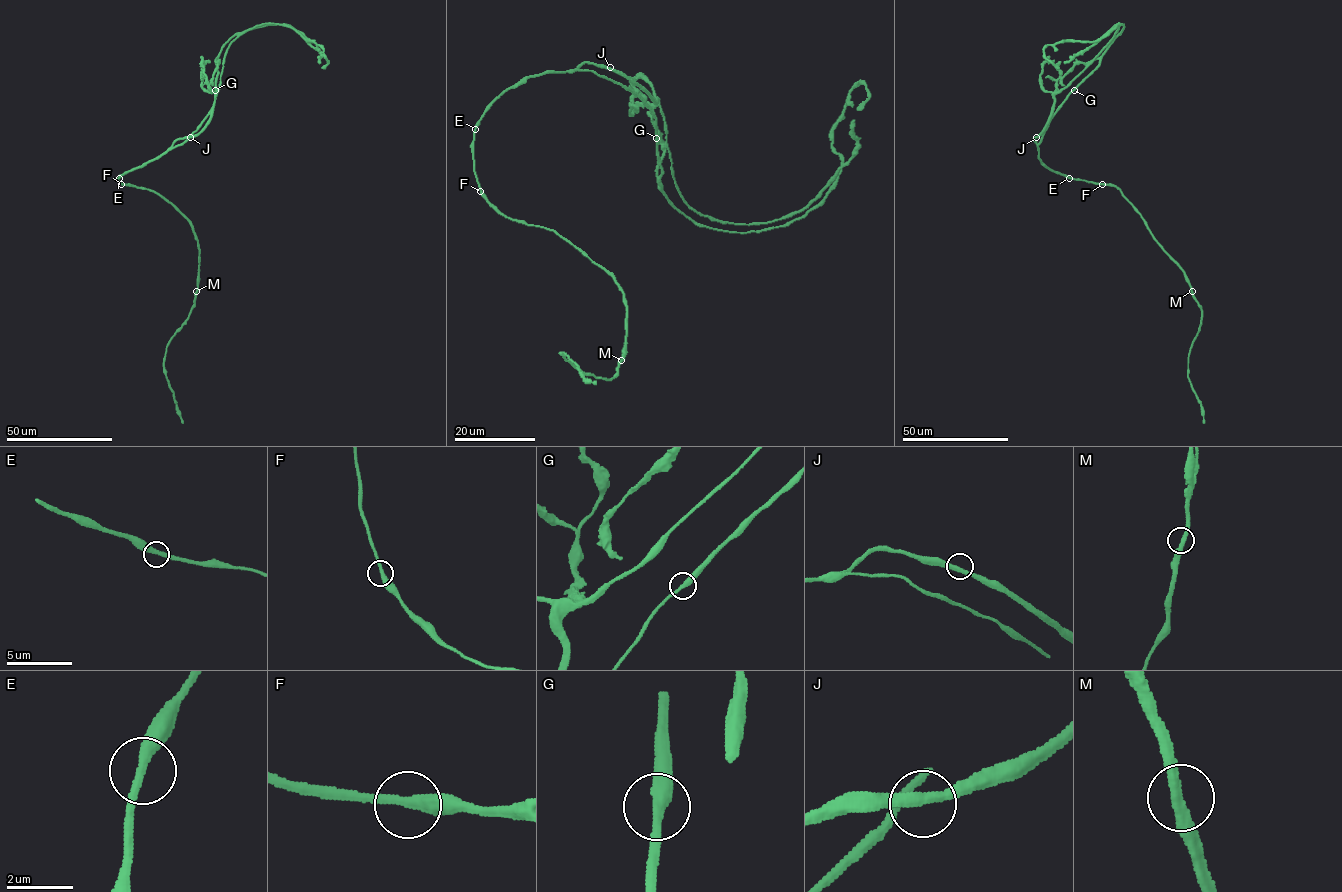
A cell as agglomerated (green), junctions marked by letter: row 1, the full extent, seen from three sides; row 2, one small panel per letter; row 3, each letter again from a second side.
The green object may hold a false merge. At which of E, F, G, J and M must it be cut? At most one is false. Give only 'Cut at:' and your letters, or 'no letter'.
Cut at: M

